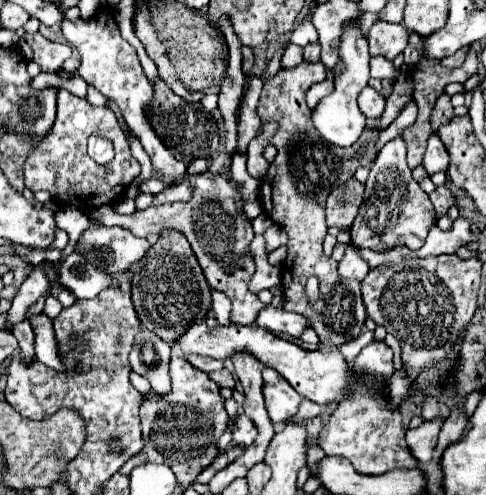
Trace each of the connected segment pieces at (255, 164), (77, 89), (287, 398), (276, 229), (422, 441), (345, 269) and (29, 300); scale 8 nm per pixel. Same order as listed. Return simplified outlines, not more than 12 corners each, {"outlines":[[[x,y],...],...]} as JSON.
{"outlines":[[[276,123],[248,145],[248,173],[262,181],[268,161],[262,157]],[[82,77],[60,81],[56,89],[68,89],[78,97],[86,97],[88,83]],[[272,367],[262,391],[272,423],[288,421],[302,397]],[[280,225],[266,229],[268,251],[286,245],[288,235]],[[422,423],[406,431],[412,457],[424,465],[432,459],[442,423]],[[348,245],[338,263],[340,277],[364,279],[370,271],[356,245]],[[36,265],[20,285],[8,311],[10,323],[26,309],[48,289],[48,277]]]}

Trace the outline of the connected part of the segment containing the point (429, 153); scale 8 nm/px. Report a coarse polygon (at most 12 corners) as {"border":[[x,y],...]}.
{"border":[[436,133],[424,153],[428,175],[448,169],[448,153]]}

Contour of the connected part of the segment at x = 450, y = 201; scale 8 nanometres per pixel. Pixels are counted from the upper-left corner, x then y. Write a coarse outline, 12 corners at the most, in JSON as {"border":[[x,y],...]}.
{"border":[[436,187],[430,193],[436,217],[446,215],[456,205],[450,189]]}

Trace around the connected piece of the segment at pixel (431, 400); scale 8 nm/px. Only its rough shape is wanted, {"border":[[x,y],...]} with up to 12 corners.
{"border":[[426,393],[422,419],[448,419],[450,409],[438,395]]}

